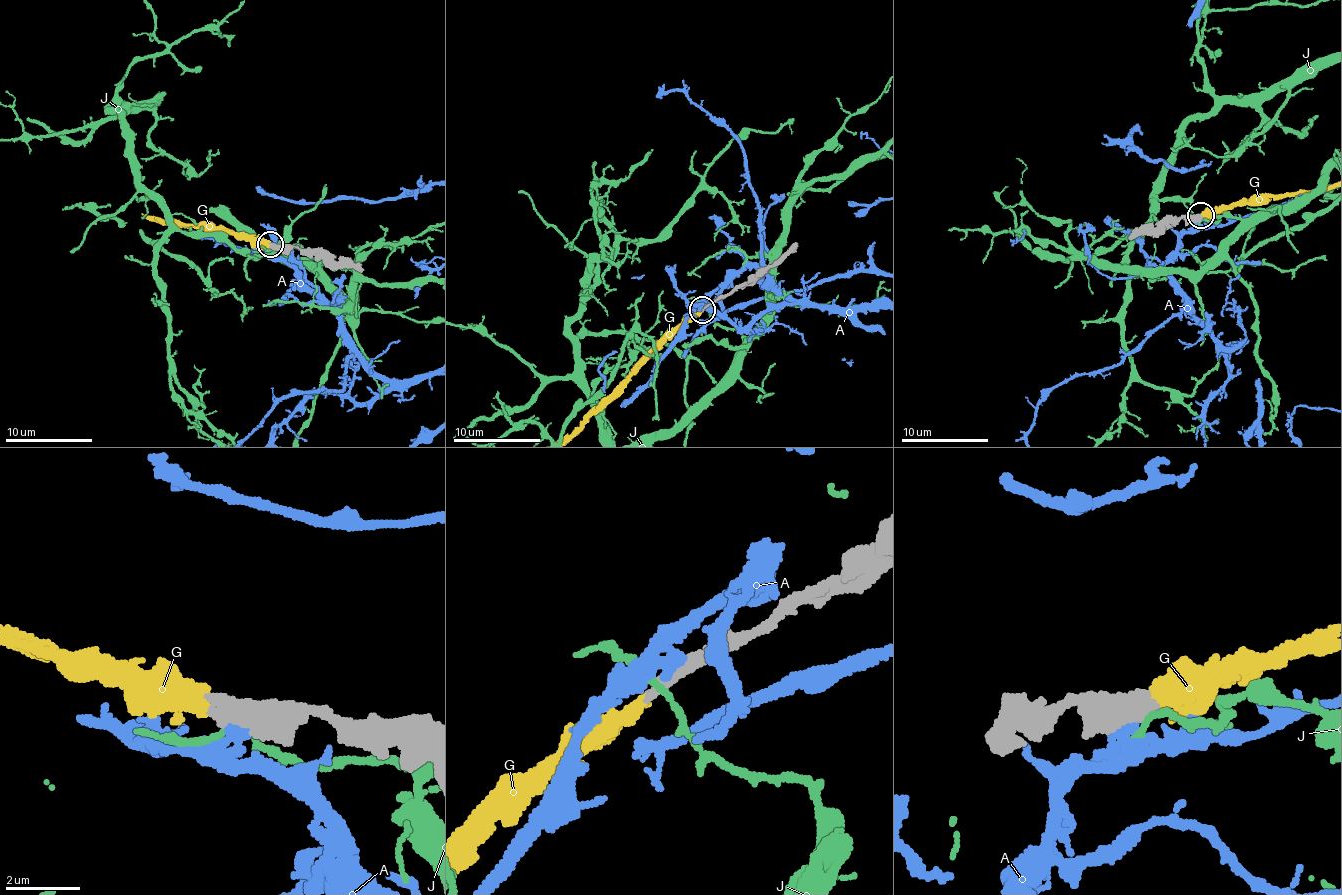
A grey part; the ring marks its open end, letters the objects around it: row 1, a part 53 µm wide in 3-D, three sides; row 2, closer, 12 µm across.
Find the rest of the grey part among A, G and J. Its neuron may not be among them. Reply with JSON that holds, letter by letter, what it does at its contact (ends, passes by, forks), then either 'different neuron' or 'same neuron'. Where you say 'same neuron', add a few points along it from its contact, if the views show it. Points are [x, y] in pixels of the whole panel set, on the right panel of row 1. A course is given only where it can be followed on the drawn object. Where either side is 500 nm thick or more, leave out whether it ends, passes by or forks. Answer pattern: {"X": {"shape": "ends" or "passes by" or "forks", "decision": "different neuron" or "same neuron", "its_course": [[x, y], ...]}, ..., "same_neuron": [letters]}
{"A": {"shape": "ends", "decision": "different neuron"}, "G": {"shape": "ends", "decision": "same neuron"}, "J": {"decision": "different neuron"}, "same_neuron": ["G"]}

